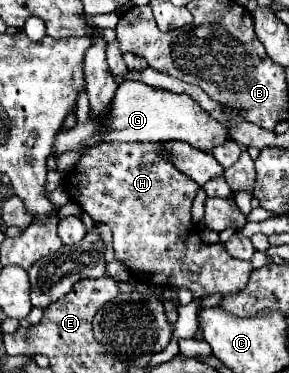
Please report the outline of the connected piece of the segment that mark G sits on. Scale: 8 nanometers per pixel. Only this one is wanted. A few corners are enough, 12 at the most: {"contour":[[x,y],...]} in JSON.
{"contour":[[122,82],[108,118],[54,138],[52,154],[104,142],[228,140],[190,96]]}

